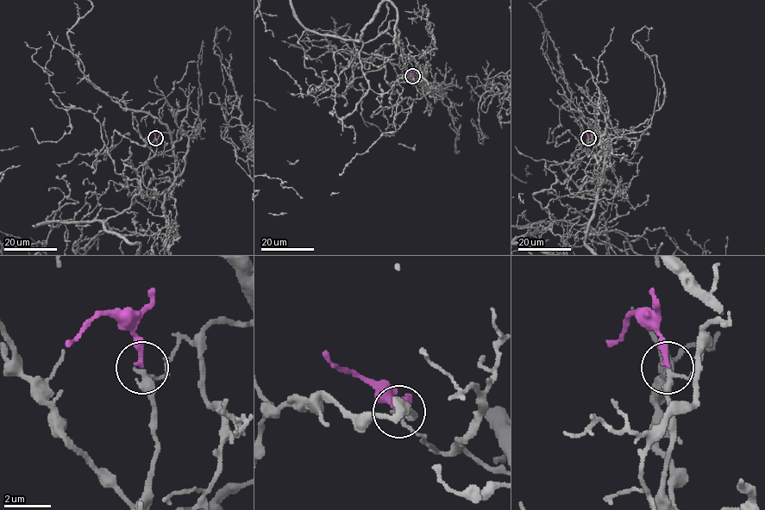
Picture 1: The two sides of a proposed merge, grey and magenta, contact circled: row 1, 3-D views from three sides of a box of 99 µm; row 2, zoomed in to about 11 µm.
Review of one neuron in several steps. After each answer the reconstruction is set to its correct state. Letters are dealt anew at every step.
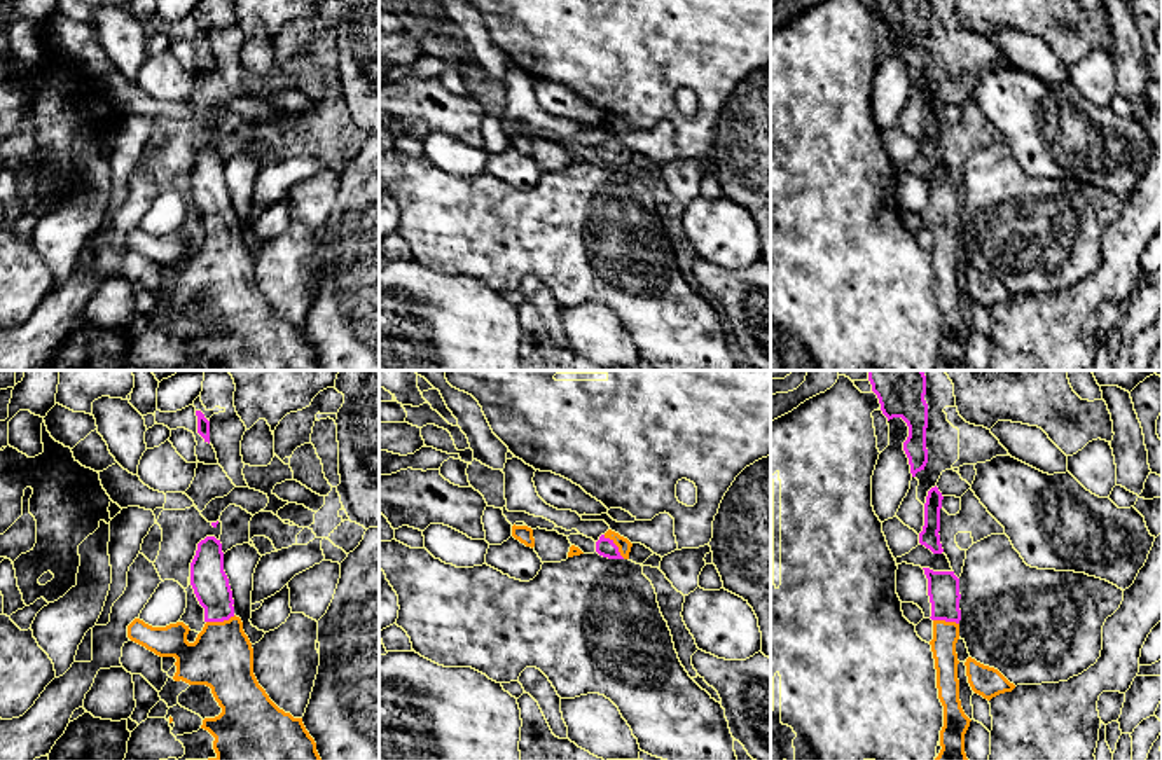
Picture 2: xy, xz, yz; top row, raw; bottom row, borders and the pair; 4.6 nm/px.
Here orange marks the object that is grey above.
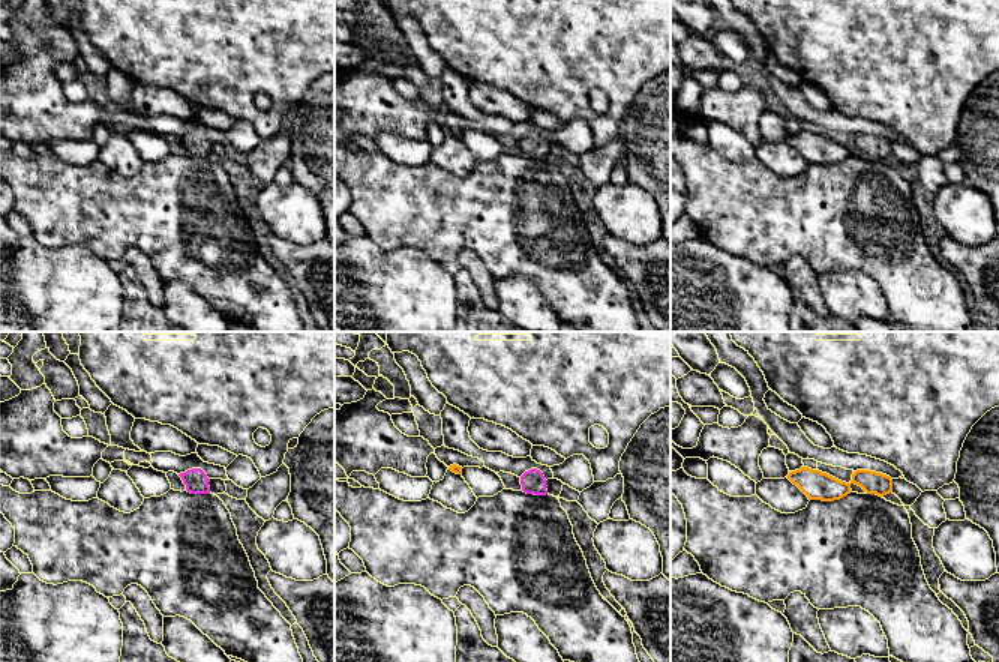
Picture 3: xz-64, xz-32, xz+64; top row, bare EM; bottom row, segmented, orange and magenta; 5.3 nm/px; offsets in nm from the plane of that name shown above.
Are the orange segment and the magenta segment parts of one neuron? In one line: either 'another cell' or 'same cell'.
same cell

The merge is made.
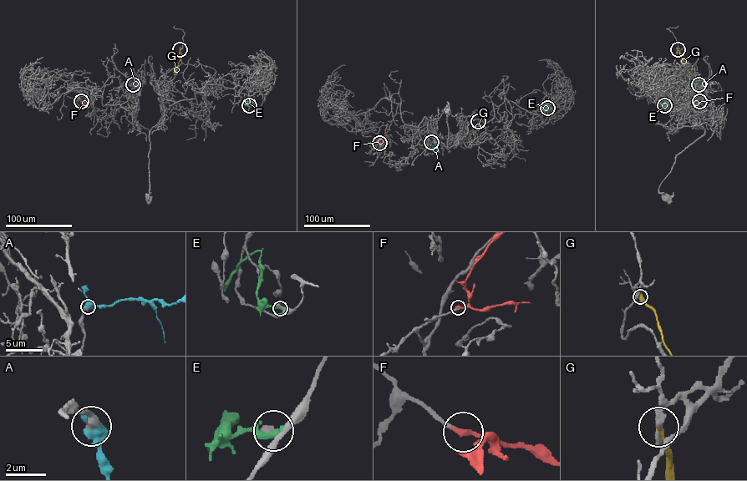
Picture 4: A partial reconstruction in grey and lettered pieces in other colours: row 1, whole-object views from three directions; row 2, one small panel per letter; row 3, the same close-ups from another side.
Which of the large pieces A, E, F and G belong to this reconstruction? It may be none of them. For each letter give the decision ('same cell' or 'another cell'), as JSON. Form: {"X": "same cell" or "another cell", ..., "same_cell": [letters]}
{"A": "same cell", "E": "another cell", "F": "same cell", "G": "another cell", "same_cell": ["A", "F"]}

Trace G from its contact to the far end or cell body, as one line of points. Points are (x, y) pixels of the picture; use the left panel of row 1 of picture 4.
G: (180, 49), (180, 59), (173, 72)

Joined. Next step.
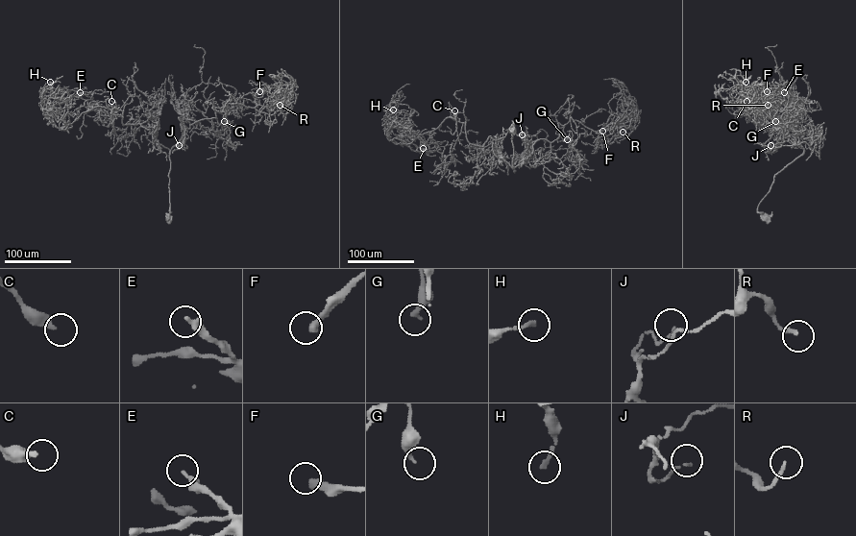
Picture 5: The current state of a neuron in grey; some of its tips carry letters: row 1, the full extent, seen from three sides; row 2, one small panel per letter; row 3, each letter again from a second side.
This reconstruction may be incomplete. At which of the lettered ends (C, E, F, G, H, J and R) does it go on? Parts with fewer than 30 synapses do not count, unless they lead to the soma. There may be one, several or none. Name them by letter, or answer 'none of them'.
F, G

